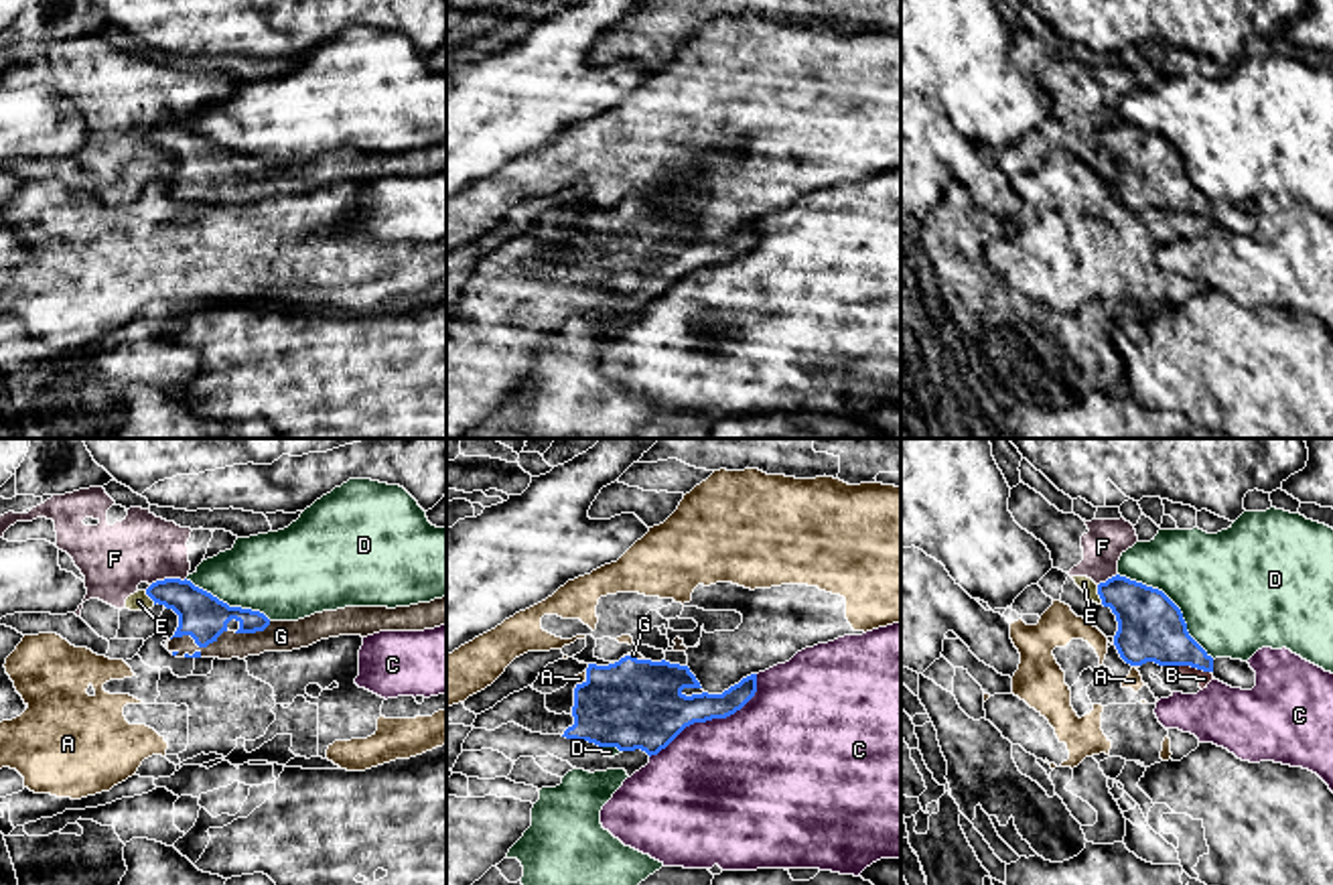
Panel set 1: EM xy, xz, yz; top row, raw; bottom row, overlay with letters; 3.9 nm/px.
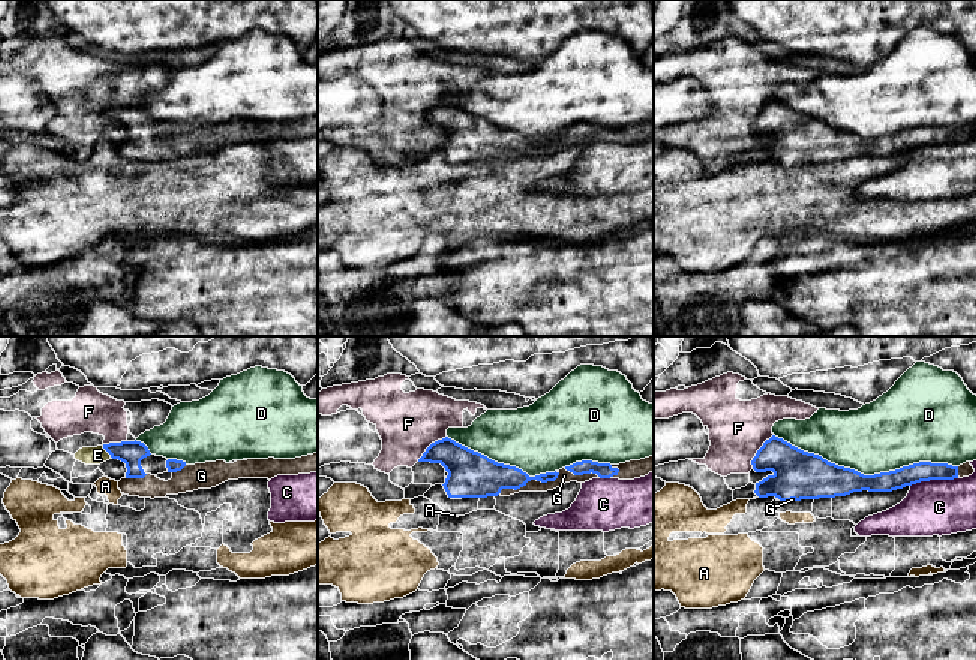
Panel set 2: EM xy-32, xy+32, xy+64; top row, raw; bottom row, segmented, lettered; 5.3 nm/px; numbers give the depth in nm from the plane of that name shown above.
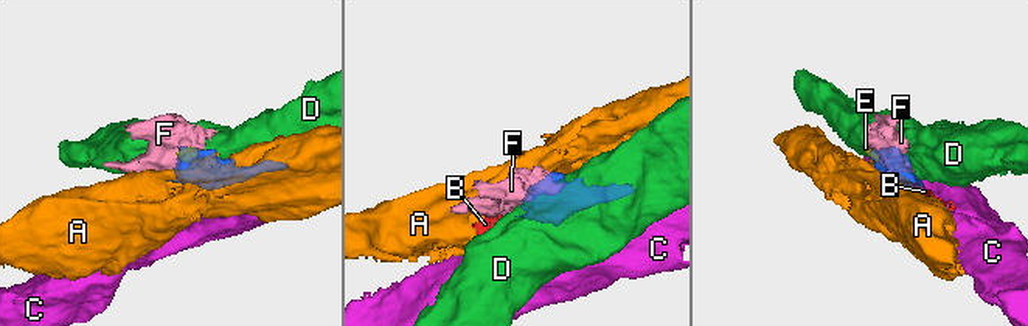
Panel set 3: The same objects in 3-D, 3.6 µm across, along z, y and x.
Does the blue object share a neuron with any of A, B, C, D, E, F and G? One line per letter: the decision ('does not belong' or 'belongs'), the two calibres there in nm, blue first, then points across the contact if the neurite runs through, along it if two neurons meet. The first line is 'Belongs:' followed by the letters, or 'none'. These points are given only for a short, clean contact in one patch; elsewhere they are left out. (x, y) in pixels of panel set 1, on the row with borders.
Belongs: G
A: does not belong; calibres 360 and 40 nm
B: does not belong; calibres 260 and 60 nm; border yz (1169, 664), (1189, 664), (1210, 672)
C: does not belong; calibres 300 and 500 nm
D: does not belong; calibres 260 and 460 nm
E: does not belong; calibres 260 and 60 nm; border yz (1096, 585), (1102, 603)
F: does not belong; calibres 190 and 280 nm
G: belongs; calibres 190 and 110 nm

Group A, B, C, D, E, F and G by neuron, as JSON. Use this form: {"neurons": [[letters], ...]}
{"neurons": [["A", "B"], ["C"], ["D"], ["E", "F"], ["G"]]}

